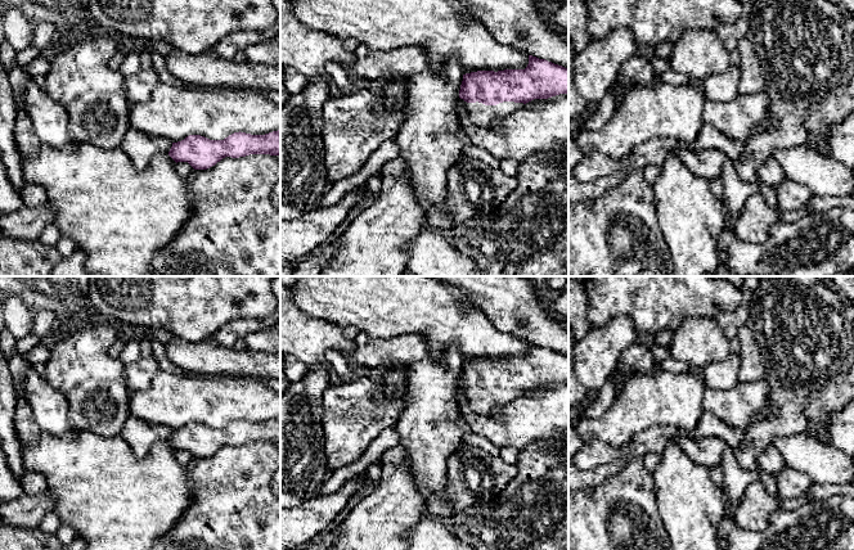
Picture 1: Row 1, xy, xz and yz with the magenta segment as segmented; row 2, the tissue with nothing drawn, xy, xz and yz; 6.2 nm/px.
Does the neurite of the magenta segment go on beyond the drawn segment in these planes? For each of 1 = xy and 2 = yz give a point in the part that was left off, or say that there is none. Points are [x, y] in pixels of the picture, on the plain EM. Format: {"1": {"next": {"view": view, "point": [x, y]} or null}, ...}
{"1": {"next": null}, "2": {"next": null}}

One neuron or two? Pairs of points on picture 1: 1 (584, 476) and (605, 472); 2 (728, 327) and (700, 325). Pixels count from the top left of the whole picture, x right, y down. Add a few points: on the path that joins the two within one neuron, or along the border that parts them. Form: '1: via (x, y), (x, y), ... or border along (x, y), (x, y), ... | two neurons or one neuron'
1: via (589, 476), (599, 473) | one neuron
2: border along (714, 319), (729, 339) | two neurons

